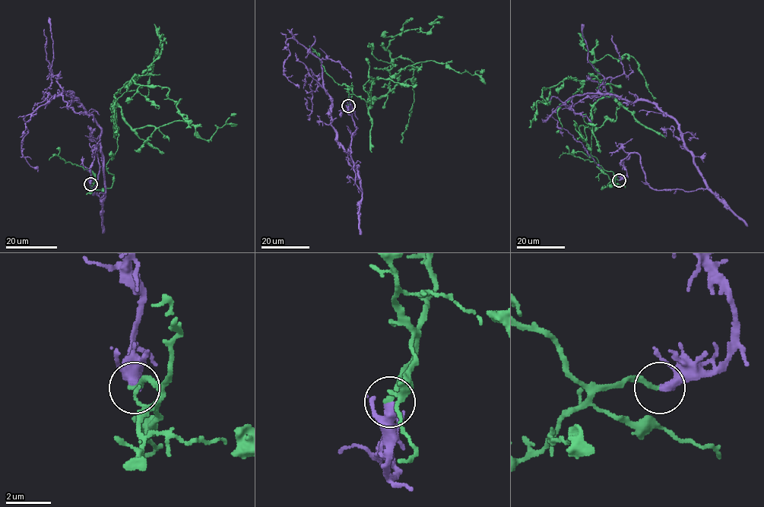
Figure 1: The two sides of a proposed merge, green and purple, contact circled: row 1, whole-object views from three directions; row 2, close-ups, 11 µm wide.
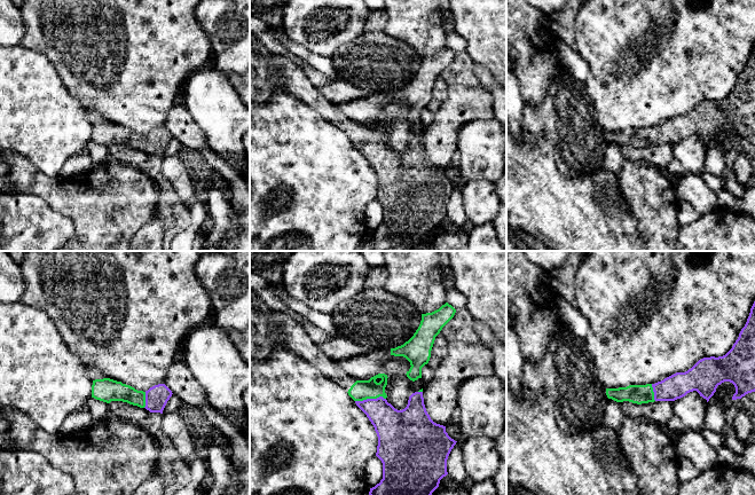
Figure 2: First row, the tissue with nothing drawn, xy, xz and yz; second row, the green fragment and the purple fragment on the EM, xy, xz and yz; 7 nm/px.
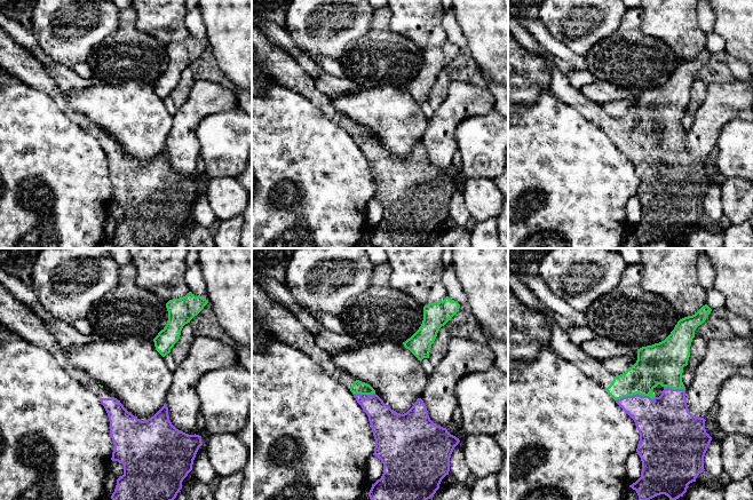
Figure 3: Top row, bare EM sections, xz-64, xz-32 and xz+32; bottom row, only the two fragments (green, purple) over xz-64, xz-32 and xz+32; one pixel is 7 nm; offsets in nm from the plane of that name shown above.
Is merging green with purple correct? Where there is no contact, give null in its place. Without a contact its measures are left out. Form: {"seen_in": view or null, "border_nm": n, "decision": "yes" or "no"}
{"seen_in": "xz", "border_nm": 220, "decision": "yes"}

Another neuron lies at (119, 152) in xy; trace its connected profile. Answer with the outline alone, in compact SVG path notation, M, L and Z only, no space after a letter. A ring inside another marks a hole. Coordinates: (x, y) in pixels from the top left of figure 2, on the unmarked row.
M111 144L109 147L109 154L113 160L133 167L140 167L150 156L146 151L140 151L123 144Z

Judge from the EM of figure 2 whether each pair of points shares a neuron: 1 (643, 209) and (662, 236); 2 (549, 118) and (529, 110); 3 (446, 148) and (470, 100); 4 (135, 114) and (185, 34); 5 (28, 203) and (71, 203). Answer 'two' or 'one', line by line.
1: one
2: one
3: one
4: one
5: two

